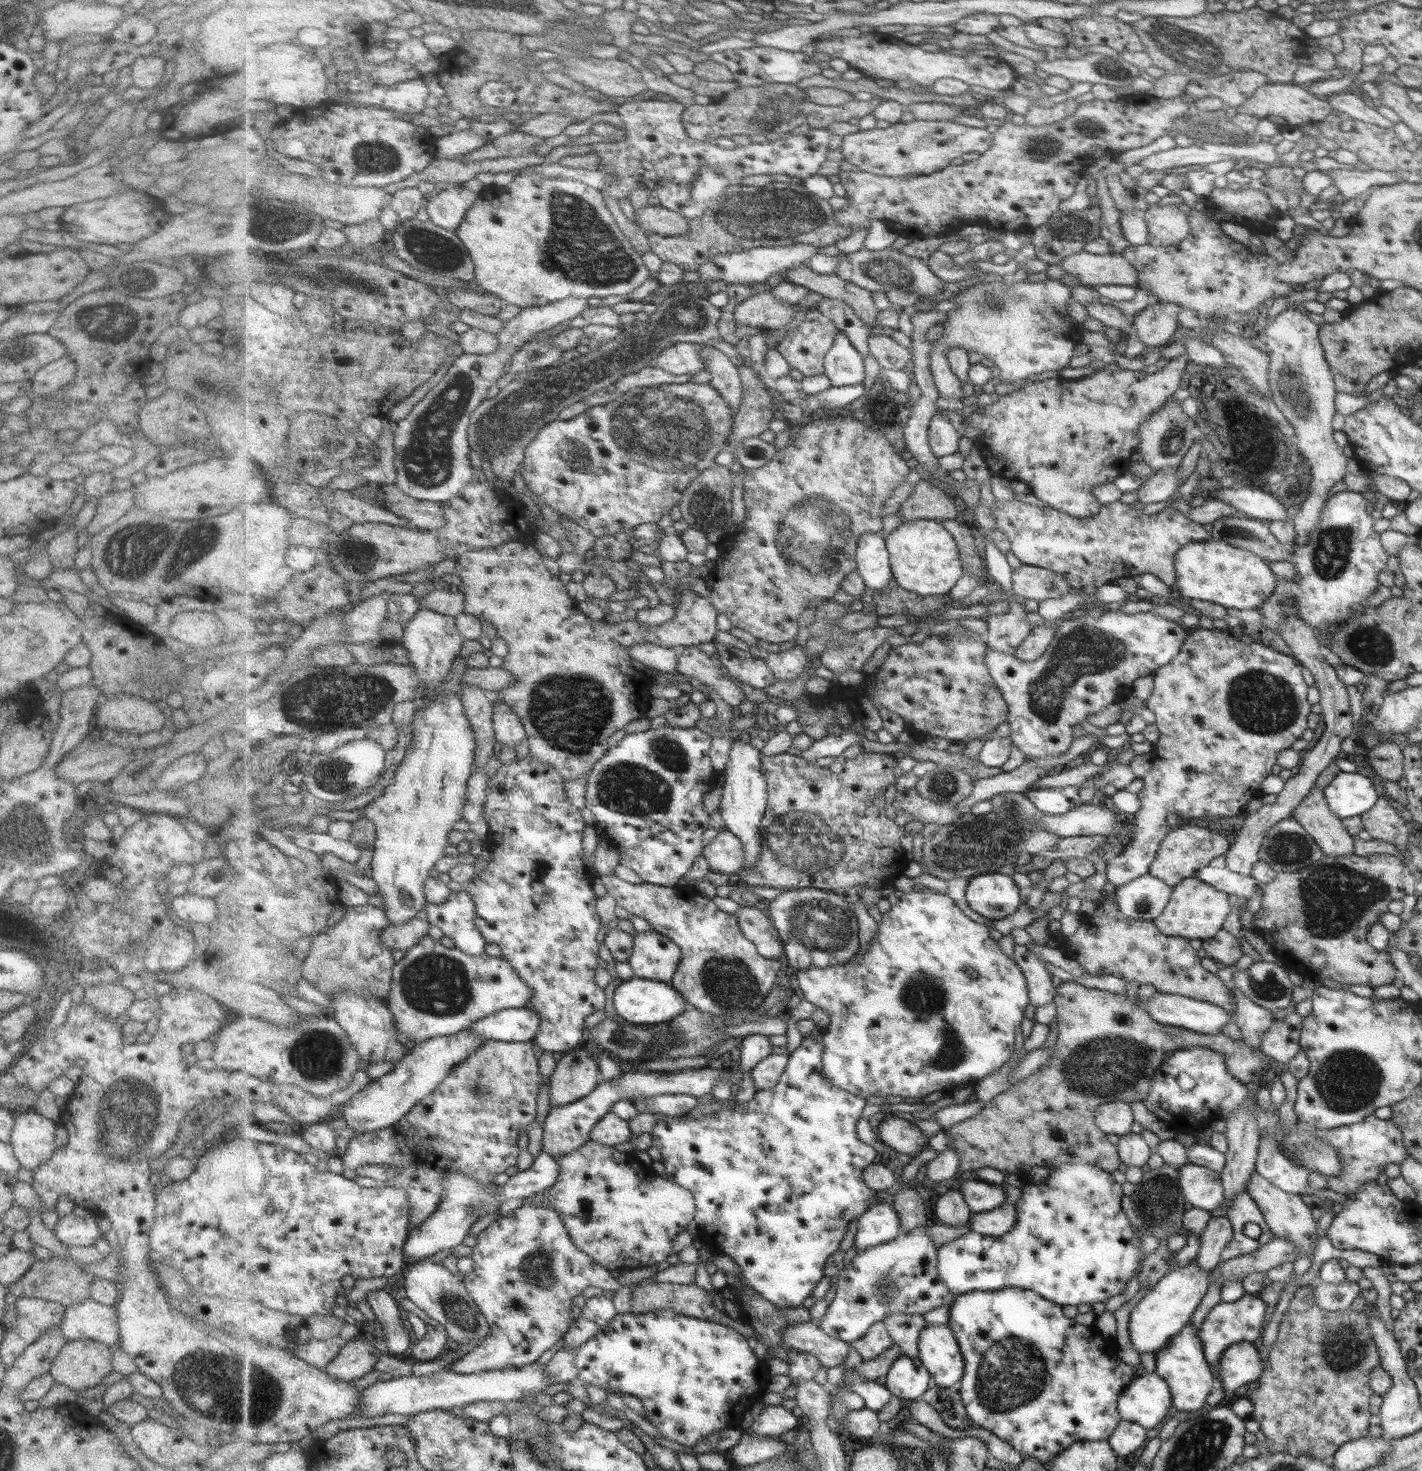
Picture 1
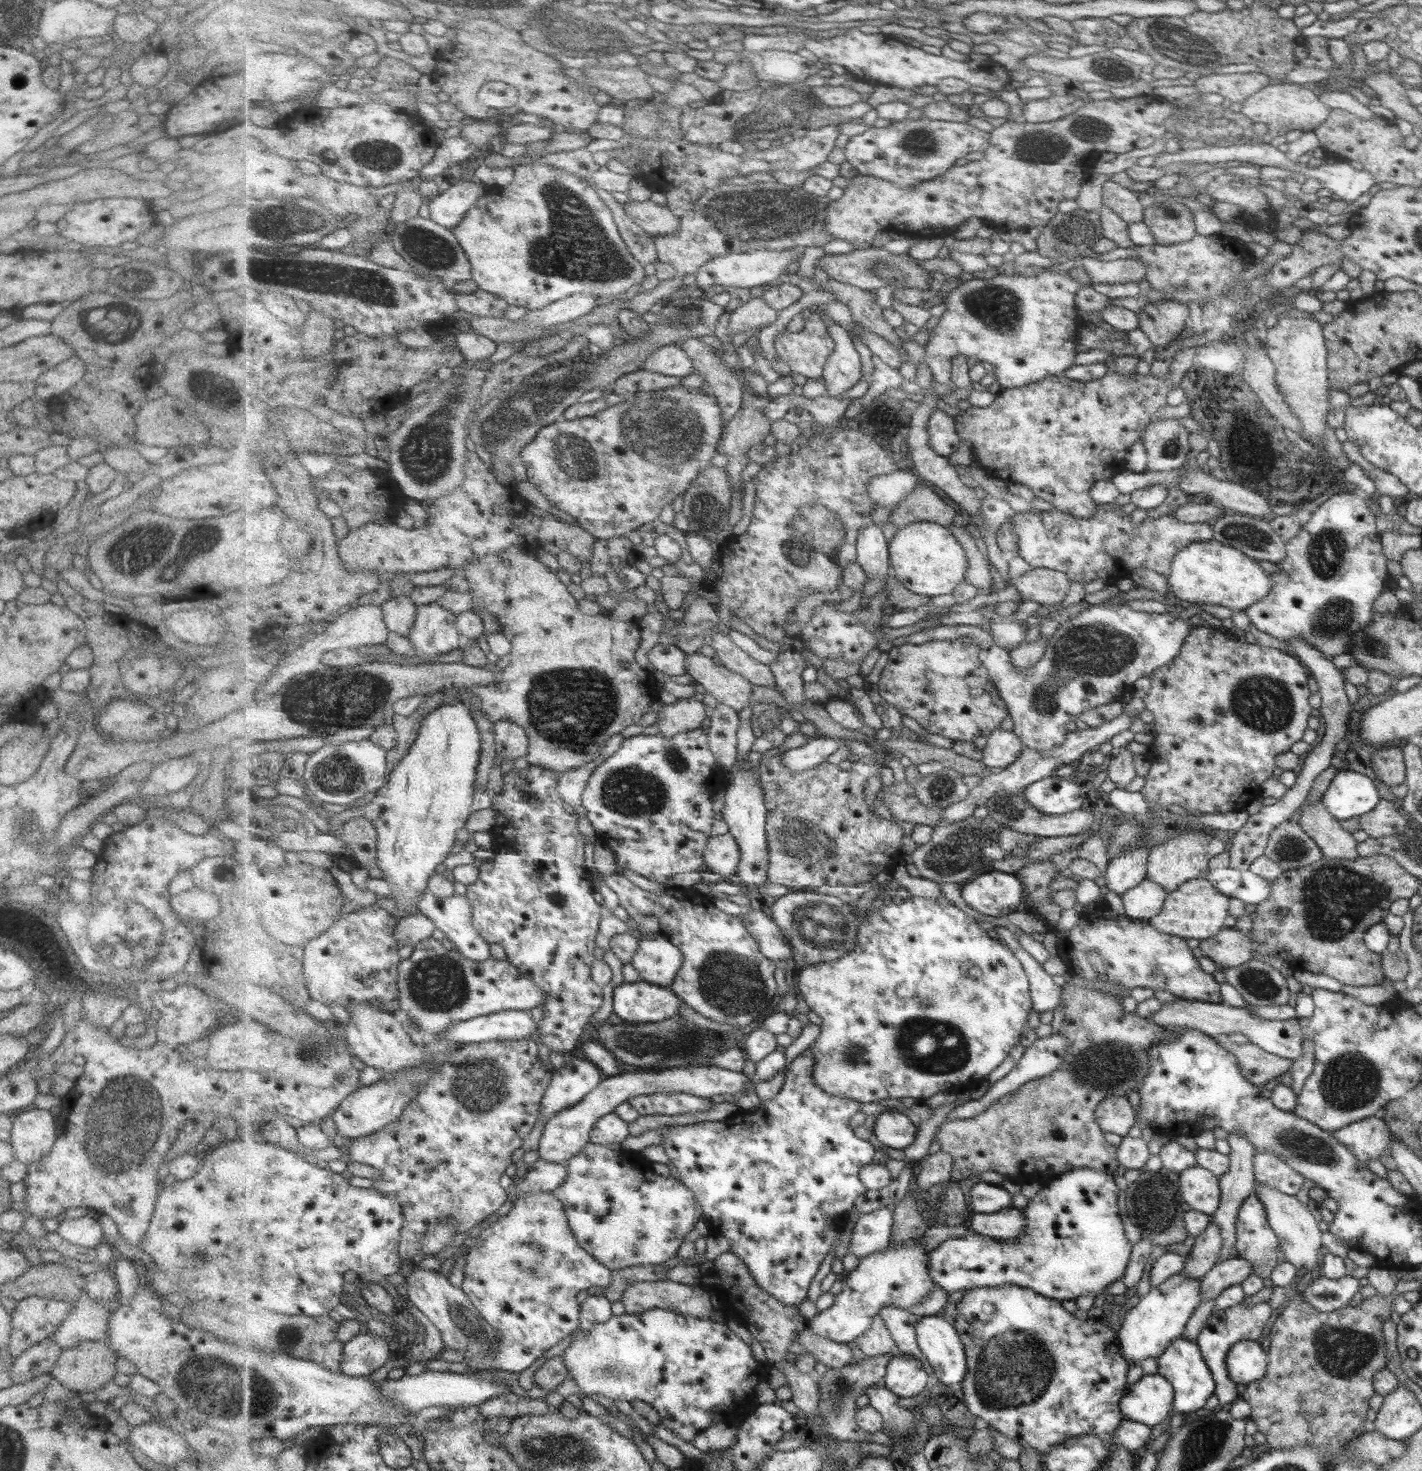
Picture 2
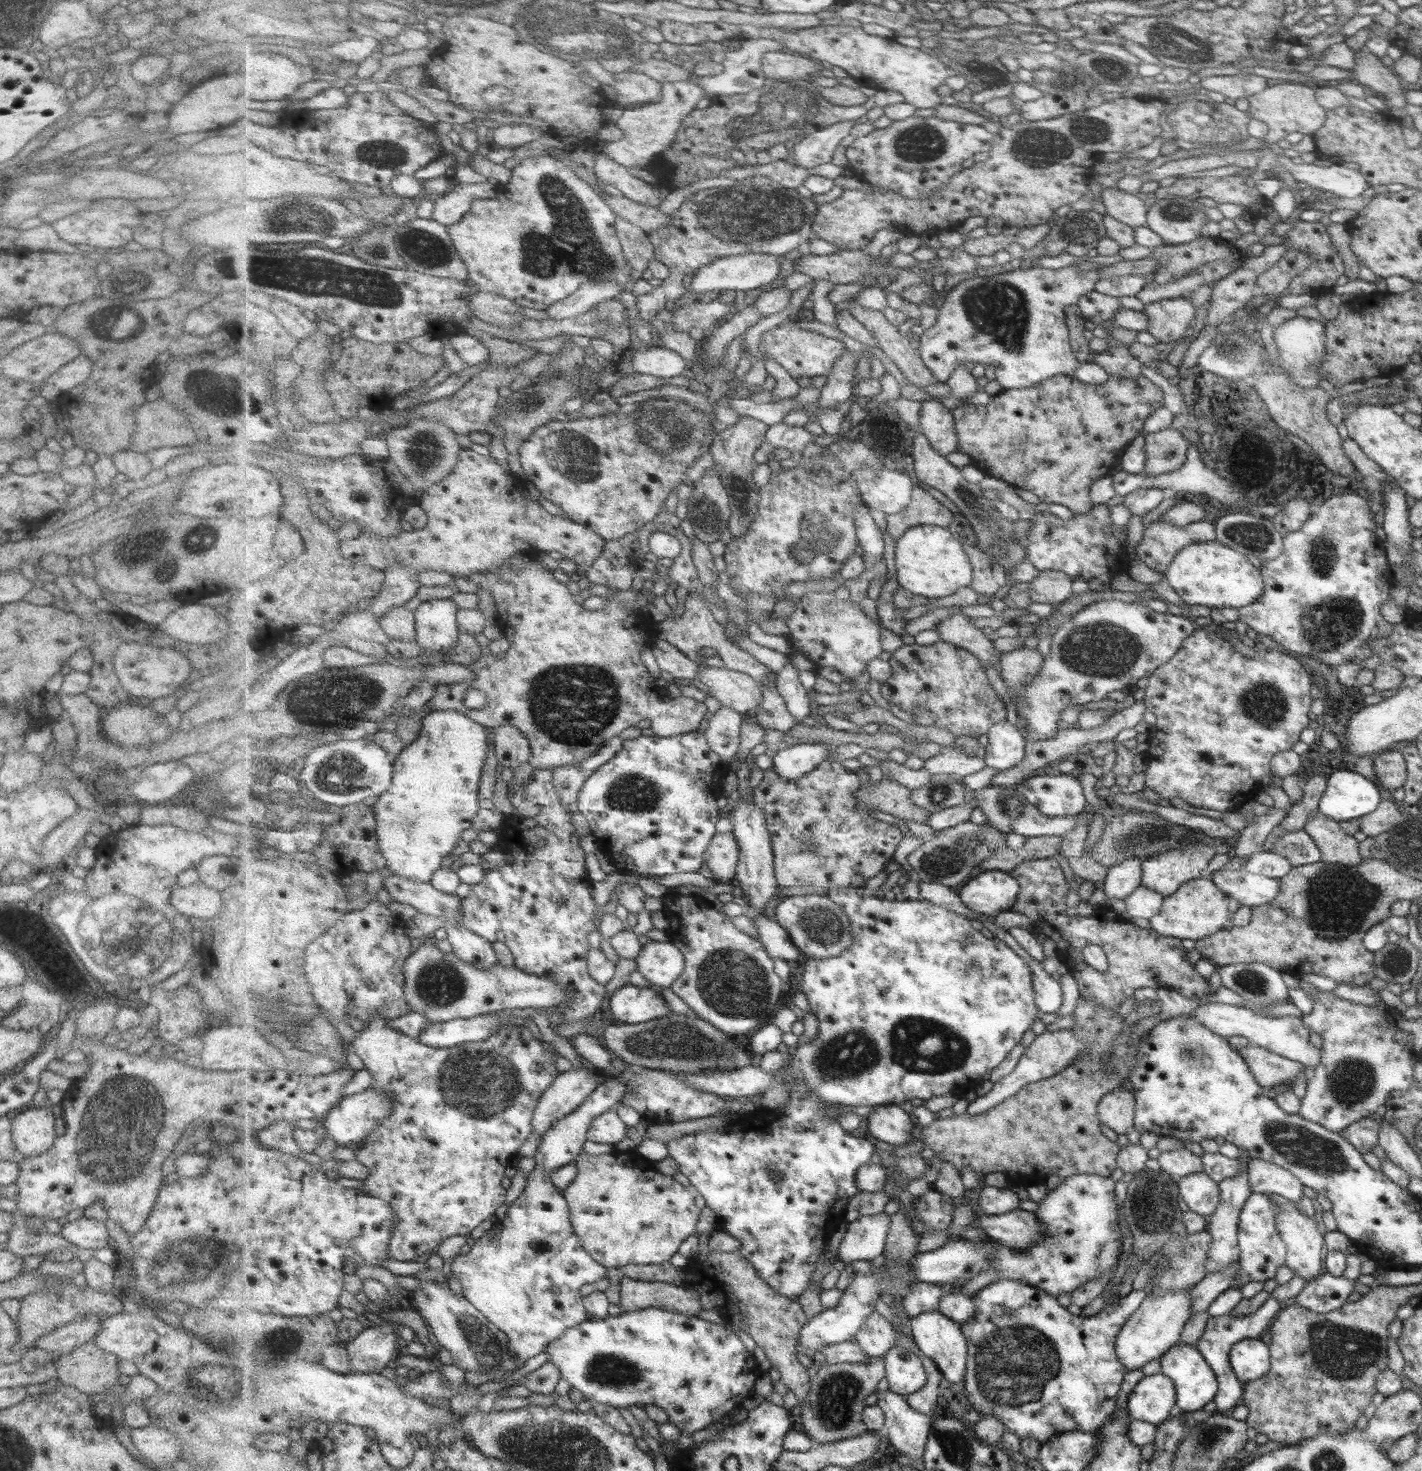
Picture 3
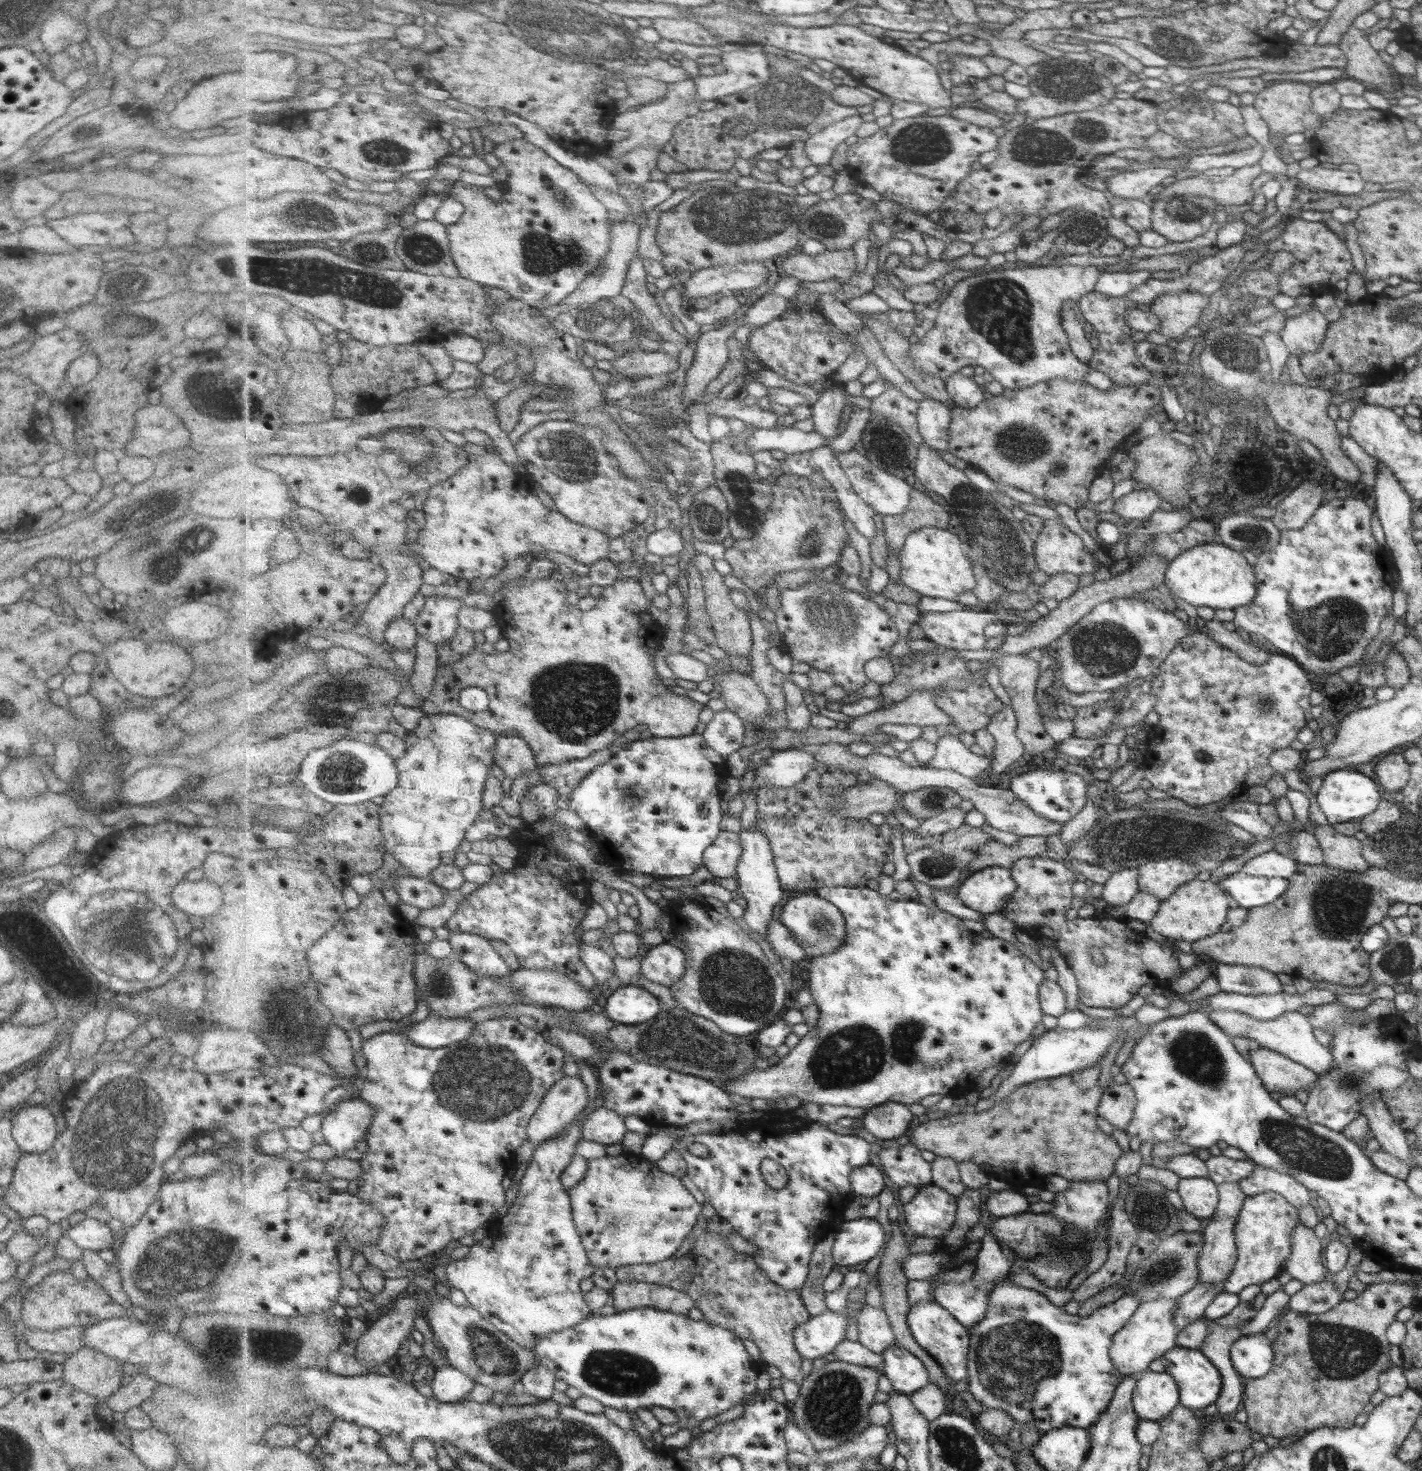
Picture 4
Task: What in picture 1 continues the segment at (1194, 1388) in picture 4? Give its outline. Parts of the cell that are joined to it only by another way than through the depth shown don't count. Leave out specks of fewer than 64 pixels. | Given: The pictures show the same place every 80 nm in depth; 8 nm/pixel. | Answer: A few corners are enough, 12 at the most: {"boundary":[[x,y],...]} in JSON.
{"boundary":[[1188,1324],[1155,1353],[1180,1411],[1216,1386],[1199,1330]]}

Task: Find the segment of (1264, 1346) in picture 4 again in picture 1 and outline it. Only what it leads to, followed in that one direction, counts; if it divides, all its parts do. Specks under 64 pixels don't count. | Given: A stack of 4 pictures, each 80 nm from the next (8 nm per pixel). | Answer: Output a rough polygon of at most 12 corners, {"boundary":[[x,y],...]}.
{"boundary":[[1239,1342],[1221,1354],[1217,1378],[1225,1392],[1259,1380],[1255,1344]]}

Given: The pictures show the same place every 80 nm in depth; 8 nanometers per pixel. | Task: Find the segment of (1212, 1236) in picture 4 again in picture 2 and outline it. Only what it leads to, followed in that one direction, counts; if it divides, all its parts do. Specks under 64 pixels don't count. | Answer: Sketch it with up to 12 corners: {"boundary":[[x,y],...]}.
{"boundary":[[1230,1134],[1221,1204],[1212,1220],[1225,1239],[1222,1262],[1237,1257],[1237,1214],[1257,1183],[1258,1151]]}

